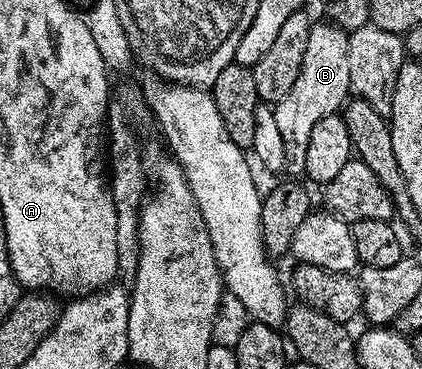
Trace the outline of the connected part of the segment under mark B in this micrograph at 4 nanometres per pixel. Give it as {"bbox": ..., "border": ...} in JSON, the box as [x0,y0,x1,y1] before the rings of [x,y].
{"bbox":[274,22,351,173],"border":[[[317,22],[312,23],[300,73],[297,74],[292,89],[274,105],[278,133],[281,134],[284,146],[283,163],[286,170],[291,171],[288,173],[303,172],[305,153],[309,150],[309,134],[313,132],[313,126],[321,117],[332,115],[336,110],[342,109],[343,99],[351,92],[347,37],[348,33],[342,32],[334,25],[325,22],[321,25]]]}

